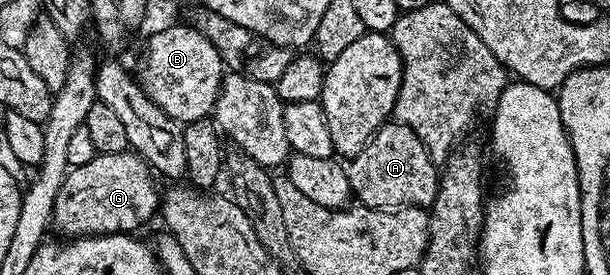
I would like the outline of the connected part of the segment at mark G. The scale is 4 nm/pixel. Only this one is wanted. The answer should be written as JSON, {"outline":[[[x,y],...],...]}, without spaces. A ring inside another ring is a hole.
{"outline":[[[128,150],[117,154],[96,154],[93,162],[85,162],[85,166],[71,168],[61,182],[61,190],[57,190],[51,215],[54,231],[59,231],[63,235],[60,237],[63,238],[138,233],[138,228],[145,227],[154,216],[156,219],[161,208],[161,188],[155,185],[155,180],[157,181],[156,173],[136,152]]]}

